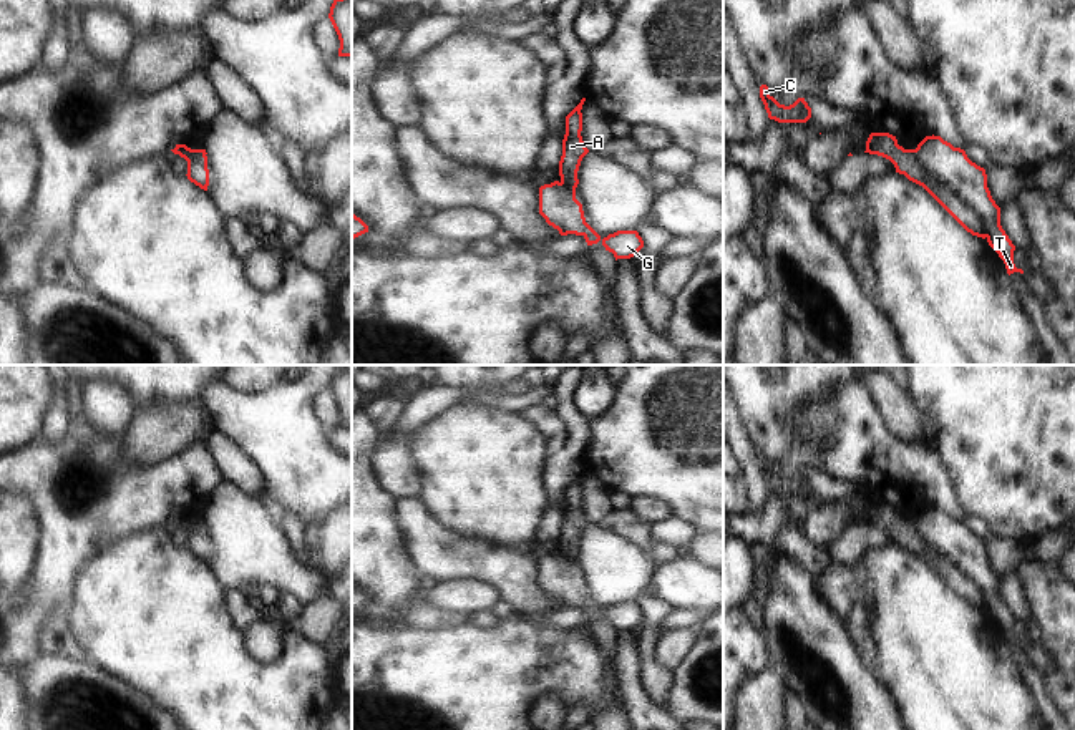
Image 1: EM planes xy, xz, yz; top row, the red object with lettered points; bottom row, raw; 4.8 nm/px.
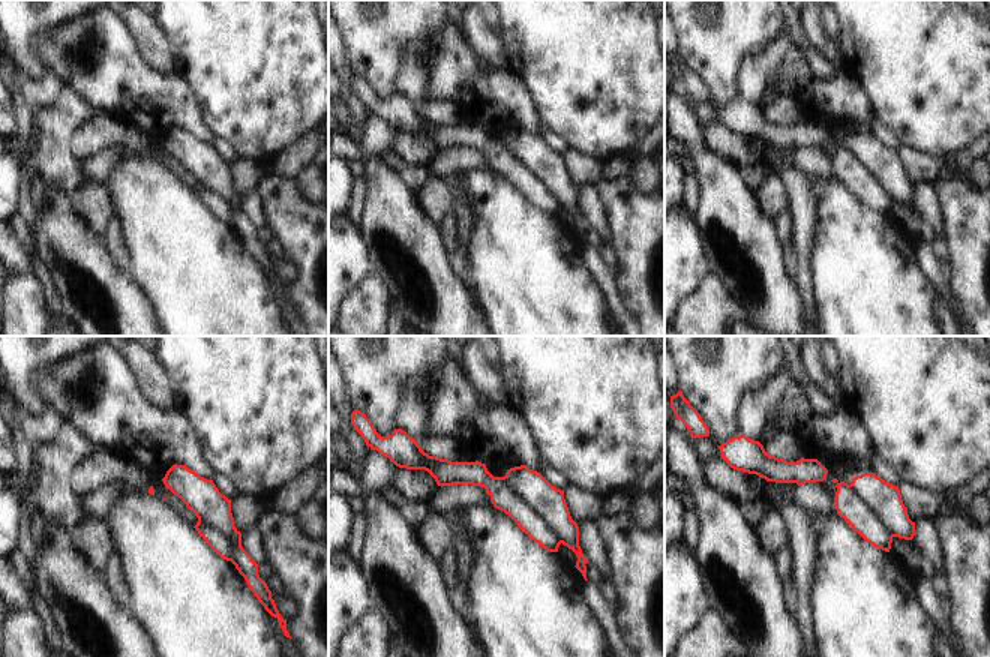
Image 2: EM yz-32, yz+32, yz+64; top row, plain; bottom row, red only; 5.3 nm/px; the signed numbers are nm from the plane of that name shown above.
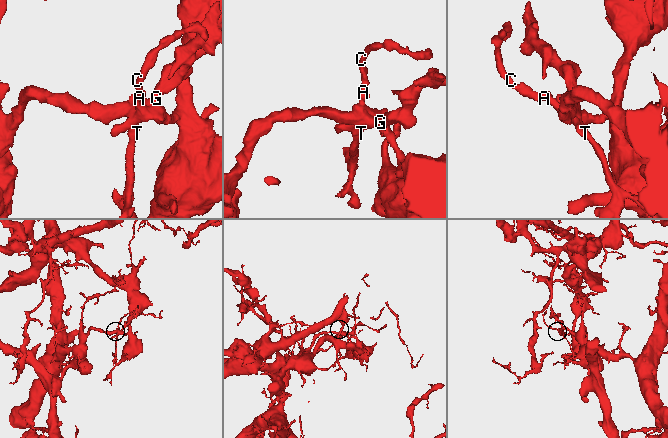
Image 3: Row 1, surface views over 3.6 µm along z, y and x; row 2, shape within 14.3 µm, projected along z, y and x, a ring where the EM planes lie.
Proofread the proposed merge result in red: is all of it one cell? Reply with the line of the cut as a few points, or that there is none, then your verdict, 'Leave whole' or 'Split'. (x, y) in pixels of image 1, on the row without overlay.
Split along yz (914, 521), (916, 528), (981, 591), (987, 608). Split.

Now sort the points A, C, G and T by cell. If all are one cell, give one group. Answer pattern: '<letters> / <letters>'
A C / G T

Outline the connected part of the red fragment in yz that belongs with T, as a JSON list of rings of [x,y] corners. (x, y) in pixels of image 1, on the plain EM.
[[[926,508],[916,519],[922,533],[984,594],[989,617],[1004,632],[1007,645],[1020,644],[1014,635],[1015,617],[1000,597],[1000,579],[987,559],[985,541],[972,534],[966,523],[941,508]]]

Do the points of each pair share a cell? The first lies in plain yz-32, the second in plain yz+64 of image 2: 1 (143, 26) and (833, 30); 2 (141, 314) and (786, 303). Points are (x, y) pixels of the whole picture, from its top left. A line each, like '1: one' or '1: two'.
1: two
2: one

